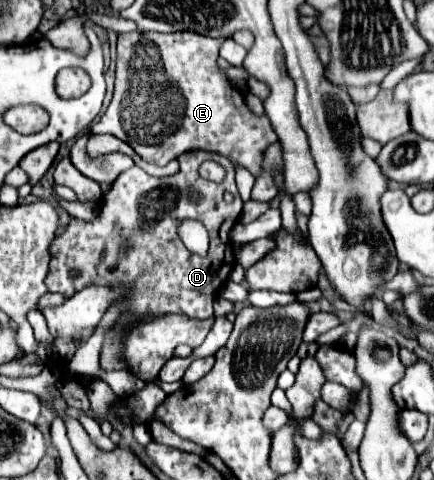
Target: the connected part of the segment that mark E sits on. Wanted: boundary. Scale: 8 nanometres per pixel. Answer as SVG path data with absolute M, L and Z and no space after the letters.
M190 31L180 33L120 33L118 35L118 65L116 65L116 89L112 103L96 125L94 133L110 133L126 141L144 161L154 165L166 165L180 153L192 149L216 151L228 157L232 163L244 165L252 175L262 169L262 153L276 141L276 133L266 115L258 117L250 113L238 87L218 69L218 49L224 39L212 39Z

